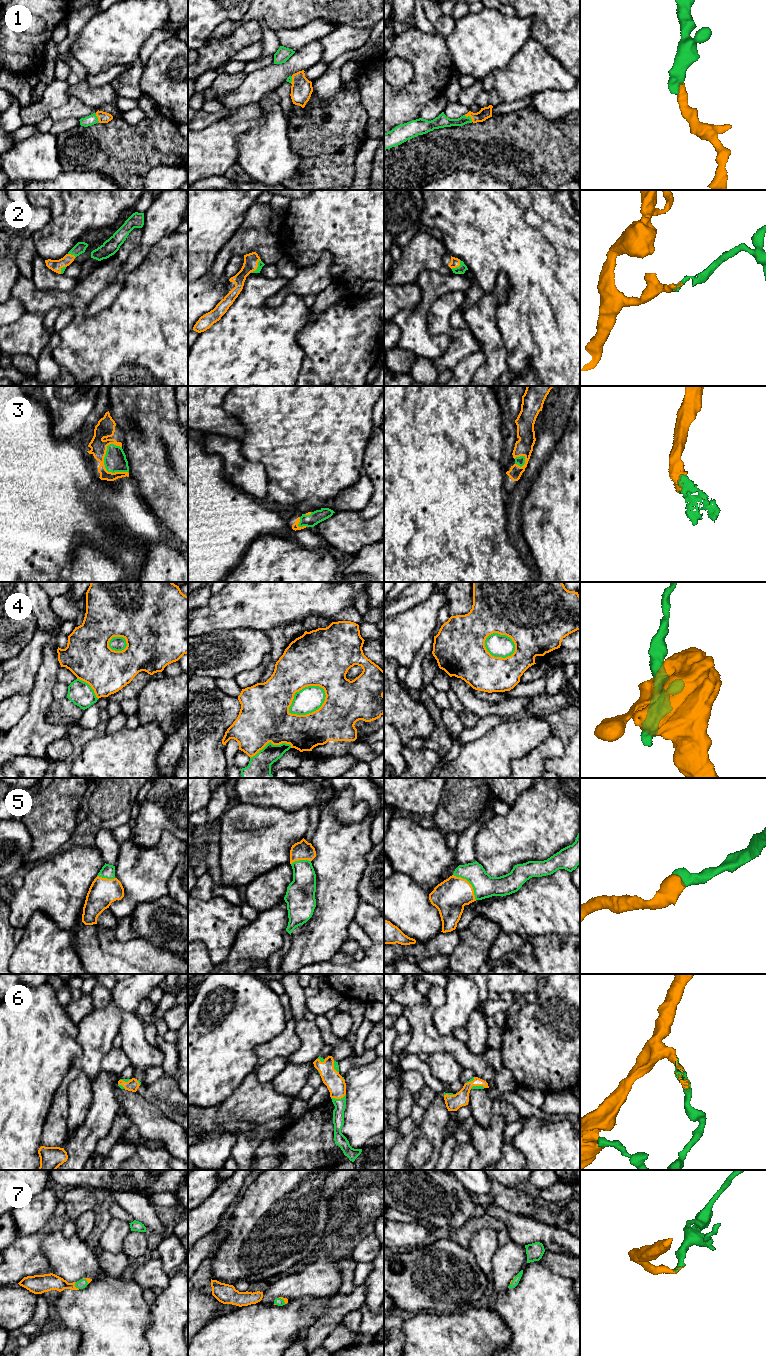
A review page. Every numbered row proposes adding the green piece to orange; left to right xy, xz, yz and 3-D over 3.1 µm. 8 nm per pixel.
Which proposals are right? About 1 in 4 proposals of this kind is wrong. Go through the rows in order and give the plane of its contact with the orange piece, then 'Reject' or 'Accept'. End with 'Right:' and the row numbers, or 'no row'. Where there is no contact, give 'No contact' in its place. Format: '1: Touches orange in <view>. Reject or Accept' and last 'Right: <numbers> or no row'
1: Touches orange in yz. Accept
2: Touches orange in xz. Accept
3: Touches orange in xy. Accept
4: Touches orange in xz. Reject
5: Touches orange in yz. Accept
6: Touches orange in xz. Accept
7: Touches orange in xy. Accept
Right: 1, 2, 3, 5, 6, 7

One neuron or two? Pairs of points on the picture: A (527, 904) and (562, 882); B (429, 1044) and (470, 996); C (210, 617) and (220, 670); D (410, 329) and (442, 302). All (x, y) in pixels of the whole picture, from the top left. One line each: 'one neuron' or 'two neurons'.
A: one neuron
B: two neurons
C: two neurons
D: two neurons

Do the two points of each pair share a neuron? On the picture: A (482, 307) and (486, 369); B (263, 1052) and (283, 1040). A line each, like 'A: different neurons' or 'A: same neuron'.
A: same neuron
B: same neuron

